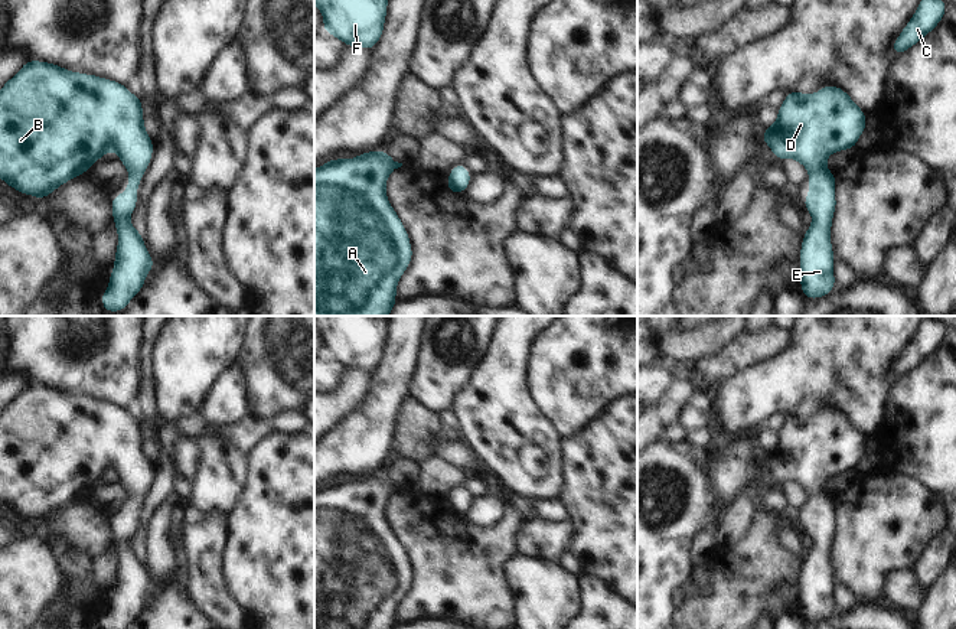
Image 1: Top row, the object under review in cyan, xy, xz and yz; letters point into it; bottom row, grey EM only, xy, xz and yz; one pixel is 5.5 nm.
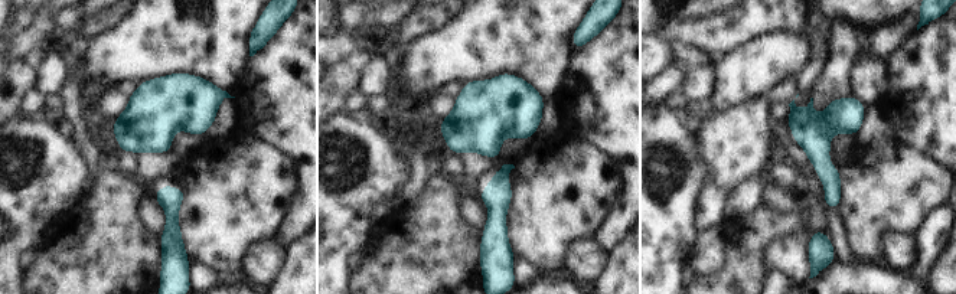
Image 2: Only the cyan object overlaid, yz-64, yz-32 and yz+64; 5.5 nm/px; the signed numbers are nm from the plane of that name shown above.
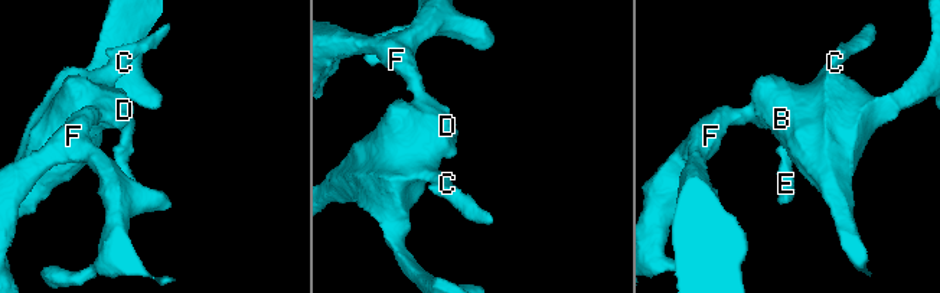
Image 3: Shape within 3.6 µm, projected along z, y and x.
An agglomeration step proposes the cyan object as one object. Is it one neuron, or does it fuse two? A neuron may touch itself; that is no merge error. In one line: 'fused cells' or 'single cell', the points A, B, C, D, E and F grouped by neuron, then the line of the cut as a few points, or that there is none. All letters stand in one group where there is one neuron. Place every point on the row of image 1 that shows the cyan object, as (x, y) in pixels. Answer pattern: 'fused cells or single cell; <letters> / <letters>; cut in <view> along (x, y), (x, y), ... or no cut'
single cell; A B C D E F; no cut

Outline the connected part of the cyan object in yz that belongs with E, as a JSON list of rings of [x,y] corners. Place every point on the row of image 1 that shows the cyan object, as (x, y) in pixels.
[[[833,85],[810,95],[797,89],[787,92],[777,114],[777,121],[761,137],[780,162],[795,159],[809,172],[809,195],[802,203],[813,221],[800,247],[800,287],[805,299],[819,299],[836,284],[831,226],[838,176],[826,170],[826,157],[855,149],[867,127],[867,115],[842,88]]]

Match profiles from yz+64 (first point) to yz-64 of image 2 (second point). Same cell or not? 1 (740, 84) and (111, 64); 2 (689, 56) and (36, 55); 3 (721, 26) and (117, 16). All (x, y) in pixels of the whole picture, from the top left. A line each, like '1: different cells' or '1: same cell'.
1: same cell
2: same cell
3: same cell

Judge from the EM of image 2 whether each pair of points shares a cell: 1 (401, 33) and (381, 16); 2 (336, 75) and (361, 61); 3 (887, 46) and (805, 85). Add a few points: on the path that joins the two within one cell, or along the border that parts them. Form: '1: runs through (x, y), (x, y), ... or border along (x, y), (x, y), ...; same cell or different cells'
1: border along (408, 15), (397, 25), (385, 29); different cells
2: runs through (342, 75), (355, 65); same cell
3: border along (819, 79), (811, 97); different cells

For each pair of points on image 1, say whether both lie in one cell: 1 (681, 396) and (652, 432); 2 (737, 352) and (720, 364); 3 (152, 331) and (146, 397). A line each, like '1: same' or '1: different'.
1: same
2: same
3: same

